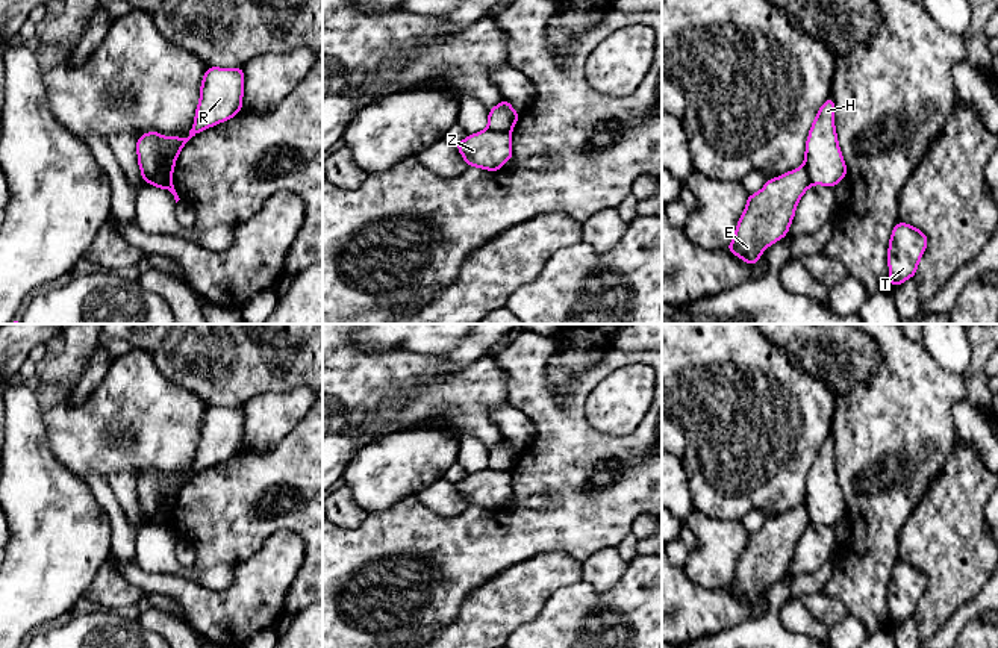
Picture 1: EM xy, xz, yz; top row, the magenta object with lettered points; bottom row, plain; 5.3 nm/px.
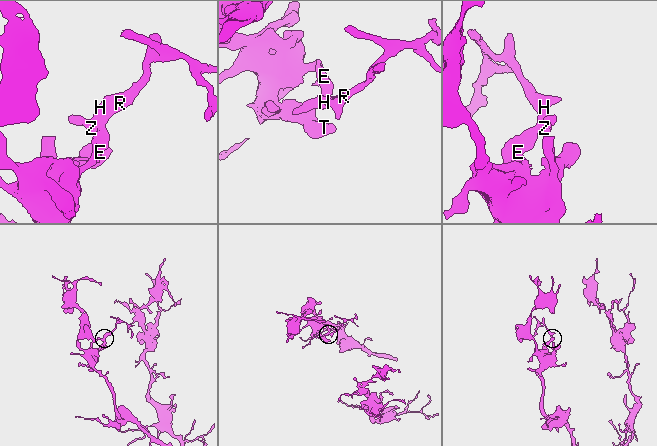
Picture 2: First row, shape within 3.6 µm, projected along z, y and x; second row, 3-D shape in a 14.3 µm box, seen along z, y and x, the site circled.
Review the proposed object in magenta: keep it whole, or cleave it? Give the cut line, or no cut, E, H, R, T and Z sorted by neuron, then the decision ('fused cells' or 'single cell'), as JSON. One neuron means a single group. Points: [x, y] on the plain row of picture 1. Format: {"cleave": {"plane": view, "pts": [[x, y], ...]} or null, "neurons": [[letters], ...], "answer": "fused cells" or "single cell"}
{"cleave": {"plane": "xz", "pts": [[488, 467], [511, 471]]}, "neurons": [["E", "T"], ["H", "R", "Z"]], "answer": "fused cells"}

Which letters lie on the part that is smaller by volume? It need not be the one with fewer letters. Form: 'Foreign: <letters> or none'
Foreign: H, R, Z

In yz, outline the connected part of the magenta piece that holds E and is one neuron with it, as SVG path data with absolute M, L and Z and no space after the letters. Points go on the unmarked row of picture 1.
M804 506L768 518L759 531L748 534L734 577L725 587L745 603L757 604L760 593L787 574L797 544L810 525Z

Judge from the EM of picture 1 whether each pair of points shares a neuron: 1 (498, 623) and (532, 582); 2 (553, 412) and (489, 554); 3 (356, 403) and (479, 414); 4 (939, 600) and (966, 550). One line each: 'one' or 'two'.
1: one
2: one
3: one
4: one

